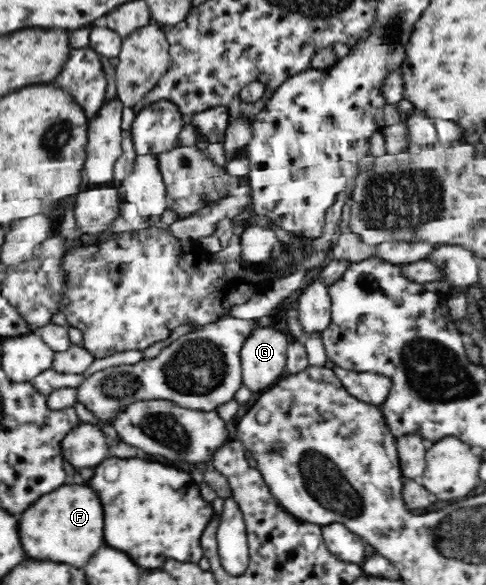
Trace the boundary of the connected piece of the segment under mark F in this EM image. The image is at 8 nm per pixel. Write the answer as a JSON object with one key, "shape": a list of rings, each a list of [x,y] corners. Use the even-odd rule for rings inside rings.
{"shape":[[[86,483],[62,485],[55,491],[41,496],[21,513],[19,533],[22,545],[32,559],[84,567],[88,559],[104,545],[102,501],[96,491]]]}

